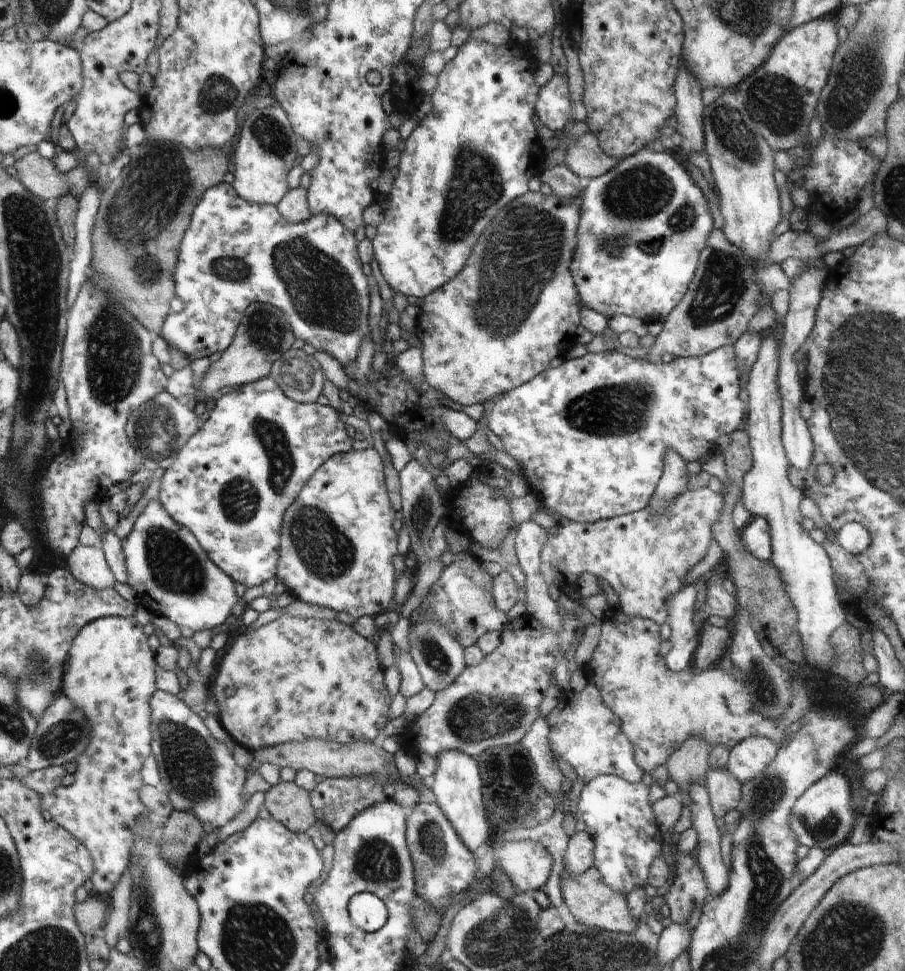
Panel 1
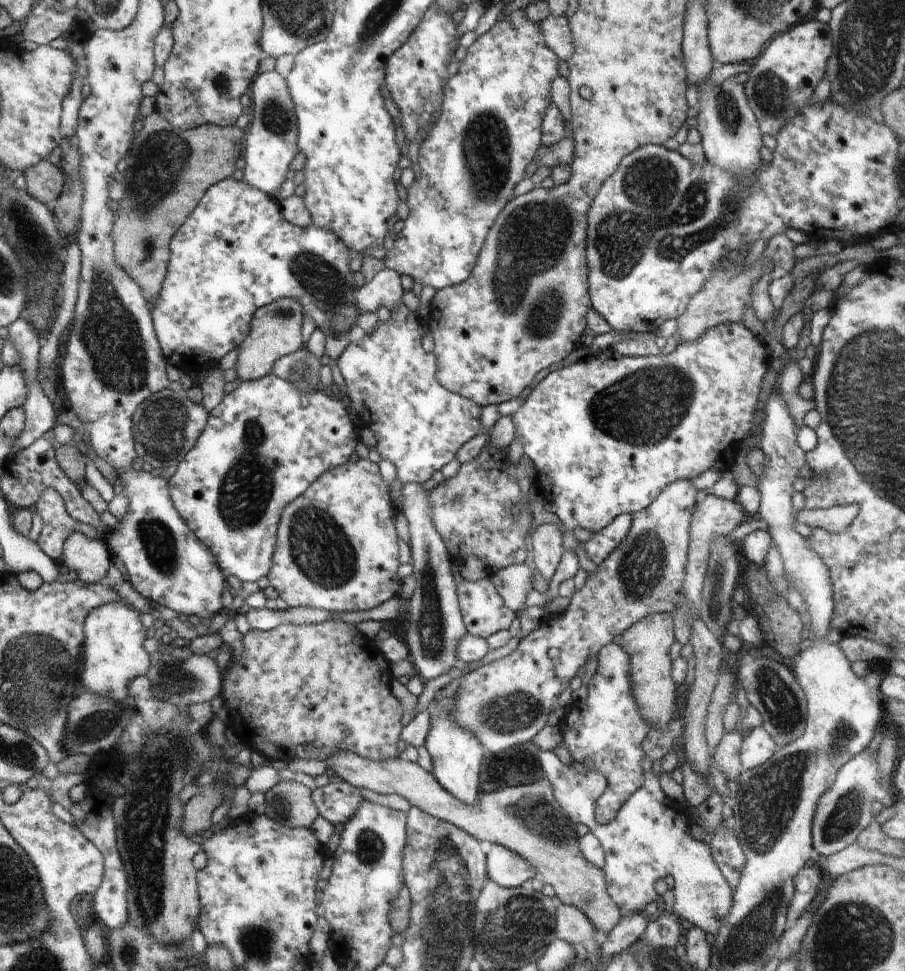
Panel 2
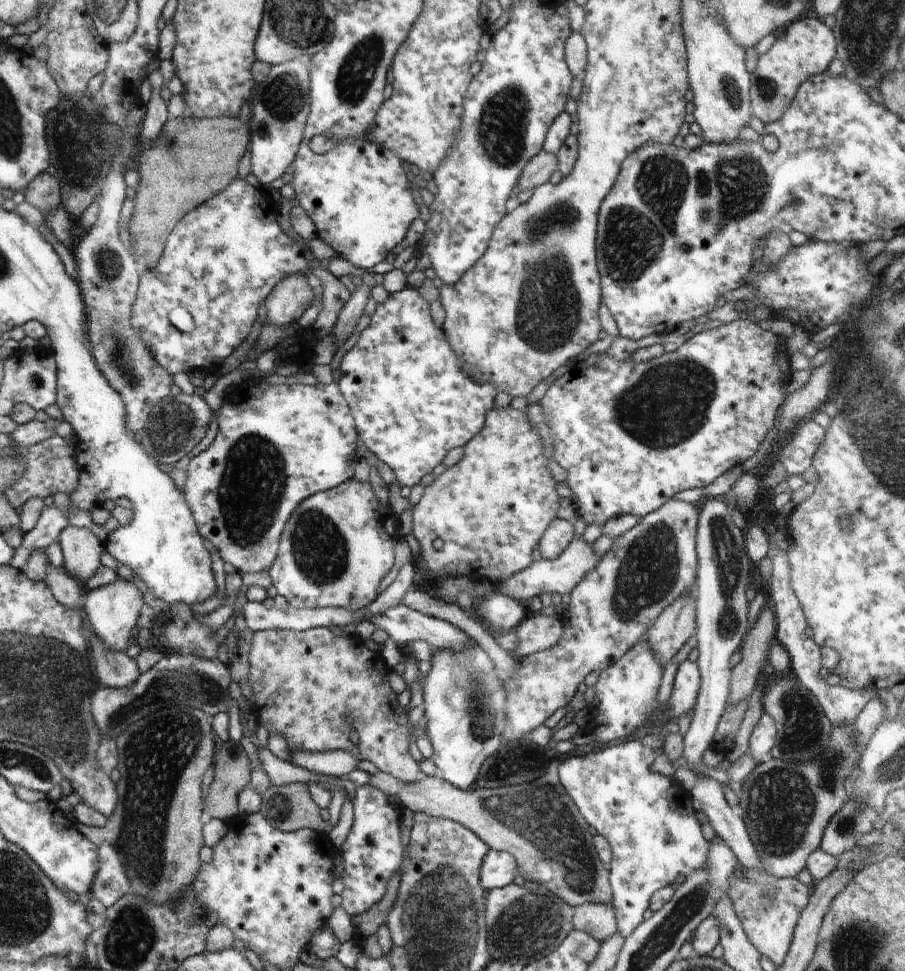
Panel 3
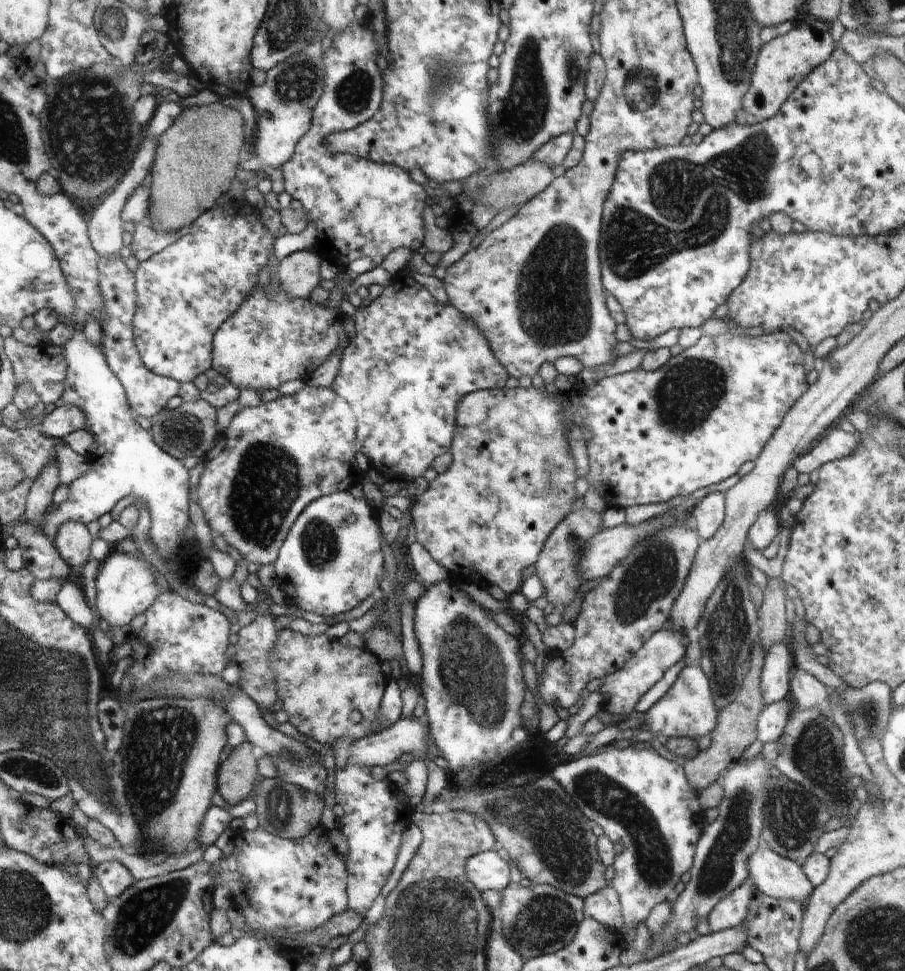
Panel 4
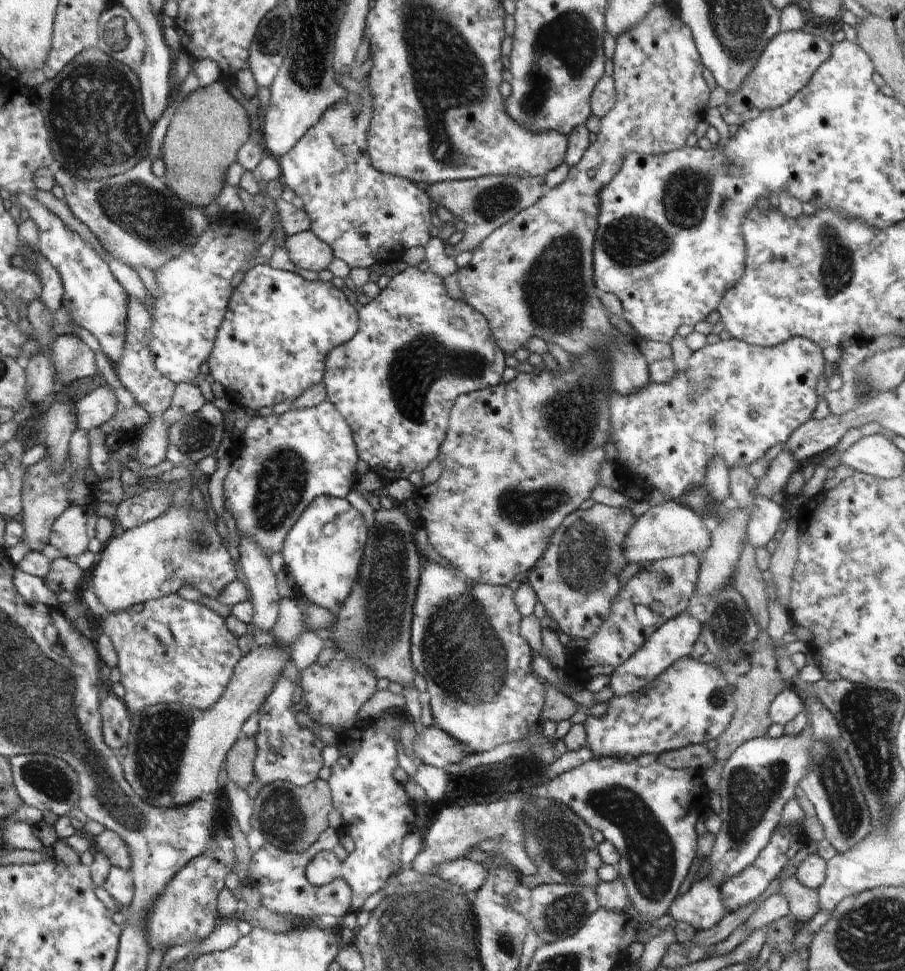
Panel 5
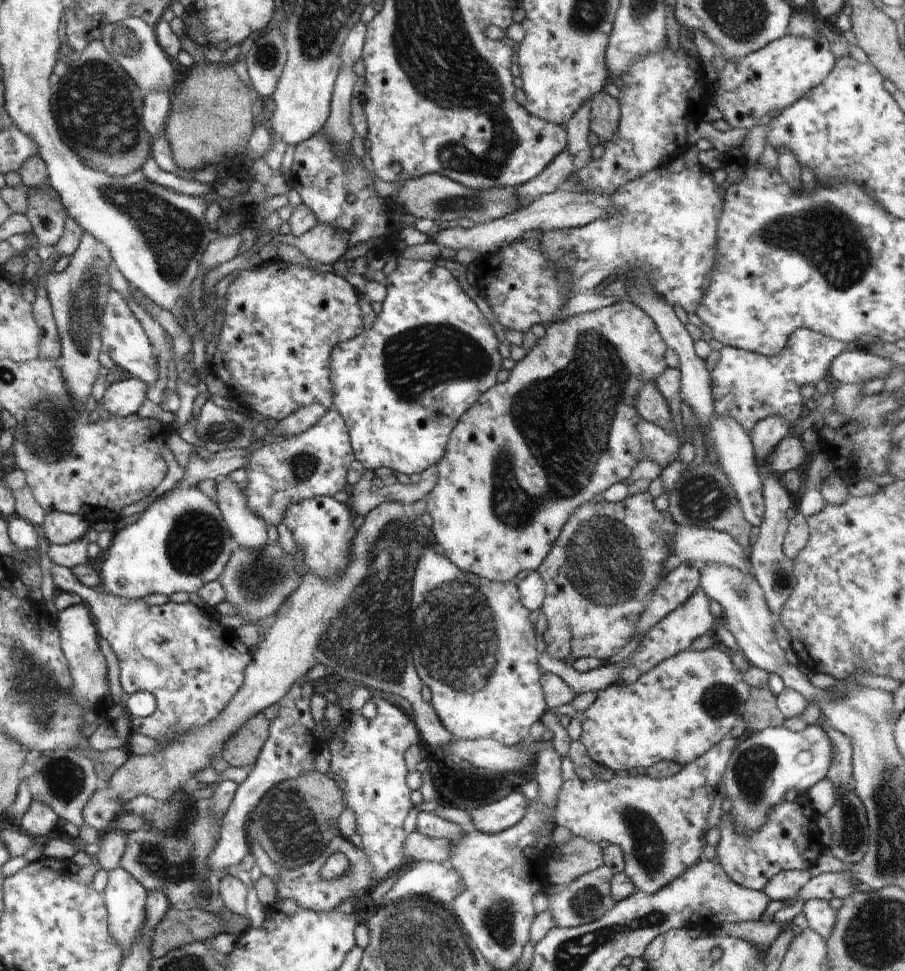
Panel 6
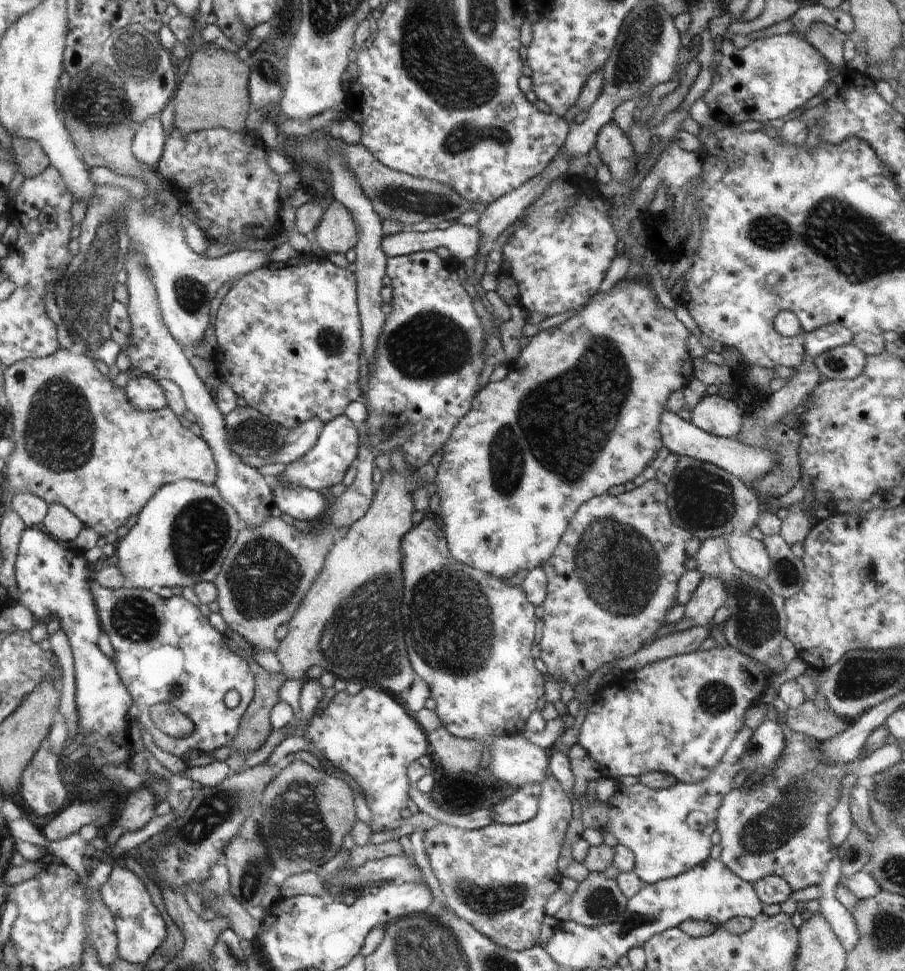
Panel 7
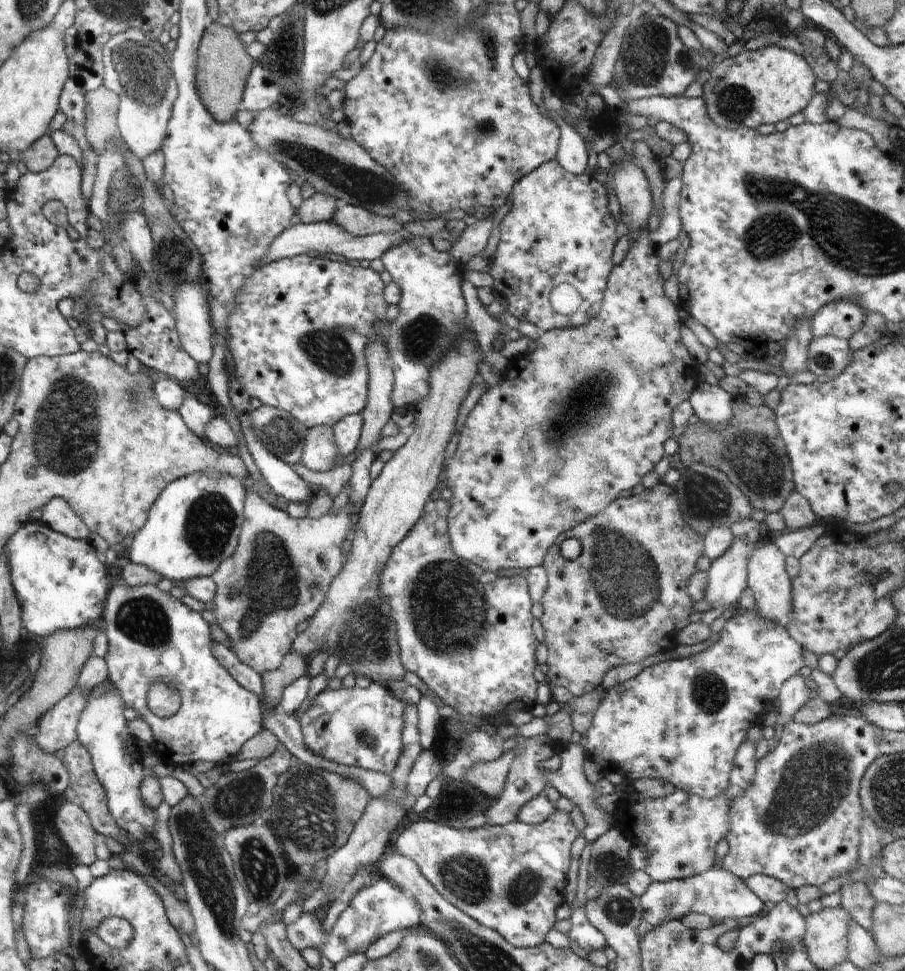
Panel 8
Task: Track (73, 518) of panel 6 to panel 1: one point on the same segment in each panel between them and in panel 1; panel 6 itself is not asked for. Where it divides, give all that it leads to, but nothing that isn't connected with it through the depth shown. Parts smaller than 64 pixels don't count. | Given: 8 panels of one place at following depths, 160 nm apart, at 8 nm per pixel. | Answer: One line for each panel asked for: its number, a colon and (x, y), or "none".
1: (87, 564)
2: (88, 559)
3: (82, 548)
4: (72, 539)
5: (69, 536)

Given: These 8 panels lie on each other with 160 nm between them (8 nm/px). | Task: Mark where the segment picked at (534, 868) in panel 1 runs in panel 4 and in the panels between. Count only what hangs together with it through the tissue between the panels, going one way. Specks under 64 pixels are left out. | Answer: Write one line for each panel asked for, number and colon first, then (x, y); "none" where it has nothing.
2: (506, 868)
3: (498, 869)
4: (488, 870)

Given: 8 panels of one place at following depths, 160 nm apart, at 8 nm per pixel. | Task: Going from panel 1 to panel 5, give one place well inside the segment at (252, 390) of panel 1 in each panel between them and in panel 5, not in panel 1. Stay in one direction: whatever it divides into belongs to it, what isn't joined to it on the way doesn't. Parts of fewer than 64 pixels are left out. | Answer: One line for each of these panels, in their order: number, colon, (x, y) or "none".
2: (266, 442)
3: (277, 445)
4: (273, 460)
5: (279, 465)

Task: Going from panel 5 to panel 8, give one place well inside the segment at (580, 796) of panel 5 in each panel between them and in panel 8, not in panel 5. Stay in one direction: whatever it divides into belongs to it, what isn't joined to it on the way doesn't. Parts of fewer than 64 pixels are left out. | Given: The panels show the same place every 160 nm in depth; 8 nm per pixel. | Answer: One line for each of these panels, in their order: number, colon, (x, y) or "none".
6: (660, 823)
7: (668, 830)
8: (680, 831)

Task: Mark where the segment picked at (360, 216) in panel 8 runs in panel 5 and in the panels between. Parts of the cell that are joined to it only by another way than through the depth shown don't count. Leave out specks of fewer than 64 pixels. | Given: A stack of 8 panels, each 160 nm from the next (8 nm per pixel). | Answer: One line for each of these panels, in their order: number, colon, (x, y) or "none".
5: (306, 251)
6: (326, 244)
7: (338, 232)

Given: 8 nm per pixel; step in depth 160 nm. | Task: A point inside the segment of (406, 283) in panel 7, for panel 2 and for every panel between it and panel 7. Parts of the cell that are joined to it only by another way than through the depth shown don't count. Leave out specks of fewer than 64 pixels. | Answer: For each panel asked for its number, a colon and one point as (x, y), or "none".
2: (391, 377)
3: (411, 400)
4: (412, 358)
5: (417, 349)
6: (401, 386)

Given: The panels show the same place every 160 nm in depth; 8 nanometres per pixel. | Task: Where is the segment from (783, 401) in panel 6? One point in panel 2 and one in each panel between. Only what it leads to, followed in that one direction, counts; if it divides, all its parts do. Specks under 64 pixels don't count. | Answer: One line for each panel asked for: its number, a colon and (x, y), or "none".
2: (609, 433)
3: (630, 434)
4: (692, 423)
5: (736, 400)

